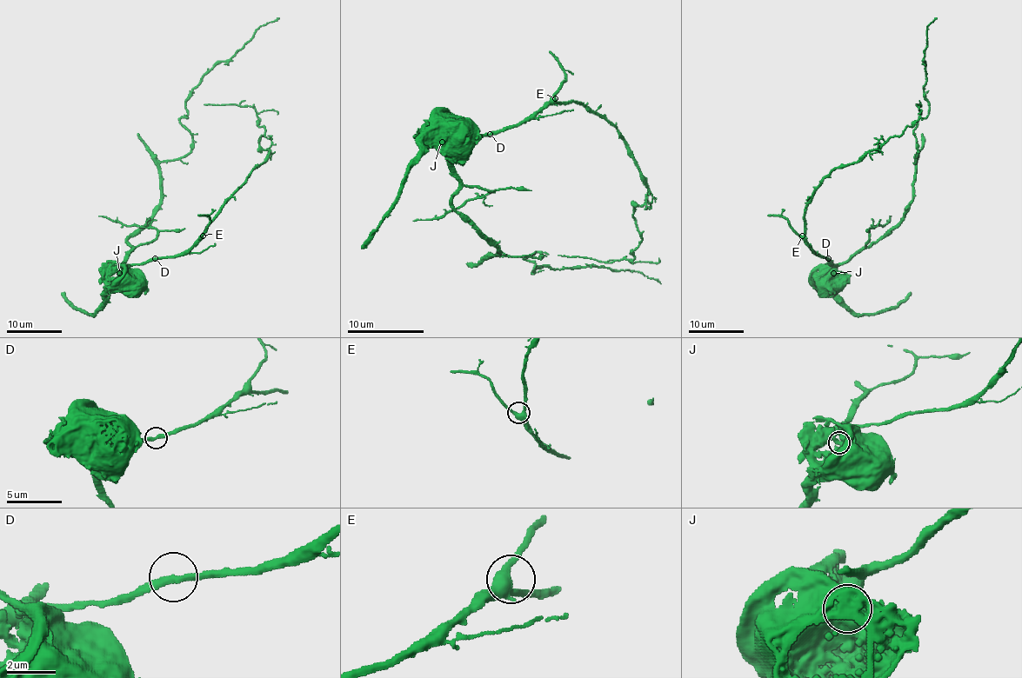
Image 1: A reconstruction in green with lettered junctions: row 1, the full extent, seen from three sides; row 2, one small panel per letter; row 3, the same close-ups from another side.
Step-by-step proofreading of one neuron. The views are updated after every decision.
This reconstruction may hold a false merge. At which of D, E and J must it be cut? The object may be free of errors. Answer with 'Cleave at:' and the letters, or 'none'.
Cleave at: J

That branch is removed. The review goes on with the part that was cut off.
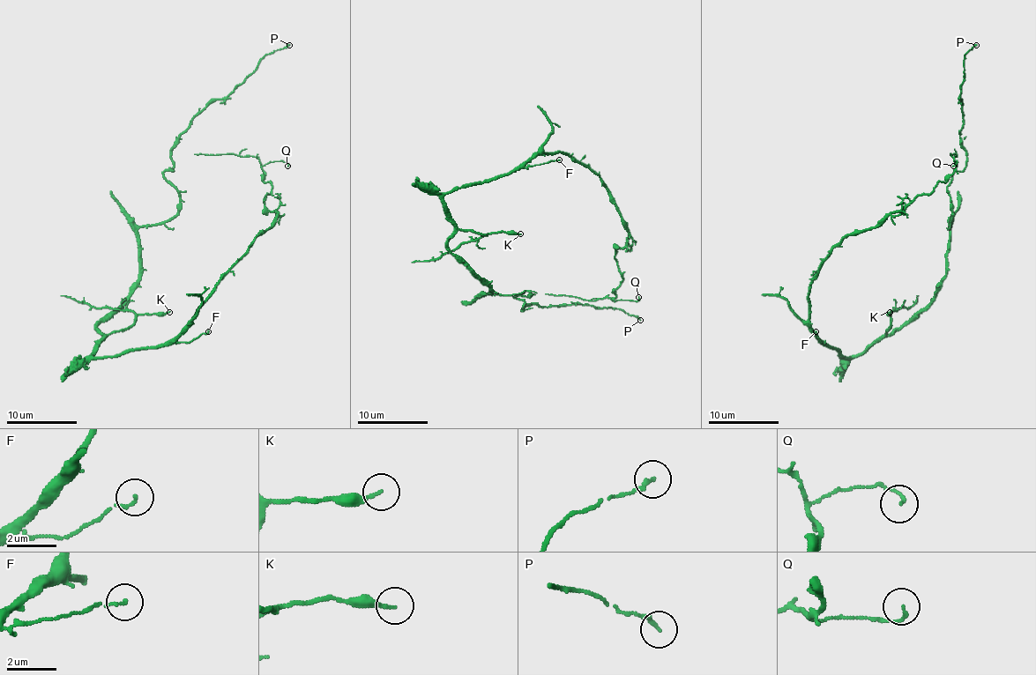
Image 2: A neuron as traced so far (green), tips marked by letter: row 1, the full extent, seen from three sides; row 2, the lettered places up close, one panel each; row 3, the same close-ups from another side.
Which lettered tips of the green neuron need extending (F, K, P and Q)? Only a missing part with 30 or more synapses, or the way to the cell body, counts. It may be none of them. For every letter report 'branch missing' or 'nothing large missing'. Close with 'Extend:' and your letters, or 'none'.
F: nothing large missing
K: nothing large missing
P: nothing large missing
Q: nothing large missing
Extend: none

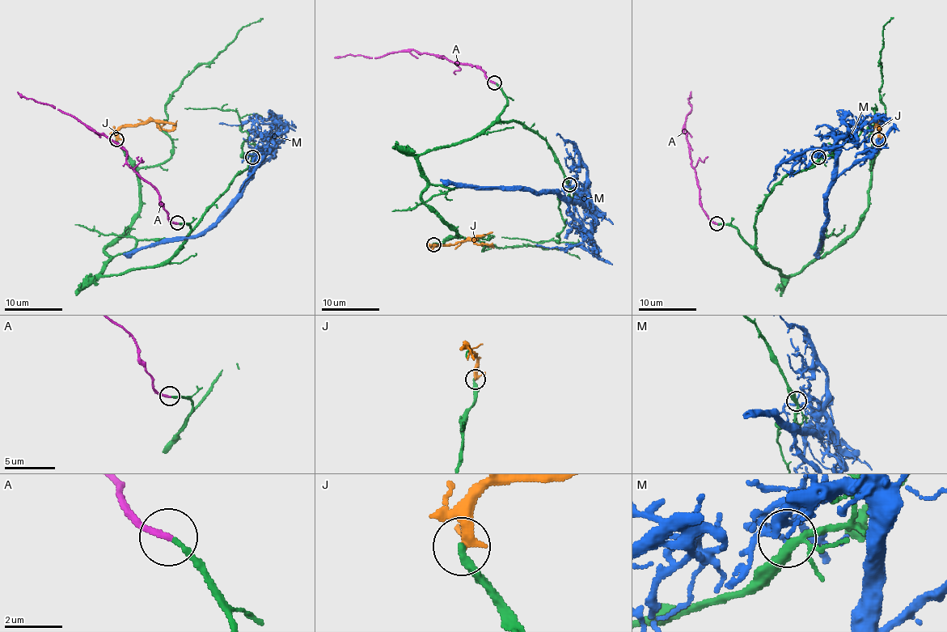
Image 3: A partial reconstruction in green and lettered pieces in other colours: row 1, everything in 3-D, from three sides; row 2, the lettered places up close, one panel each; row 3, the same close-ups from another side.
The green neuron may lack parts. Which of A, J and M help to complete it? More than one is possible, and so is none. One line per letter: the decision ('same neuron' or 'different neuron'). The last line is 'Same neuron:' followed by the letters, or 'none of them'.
A: same neuron
J: different neuron
M: different neuron
Same neuron: A

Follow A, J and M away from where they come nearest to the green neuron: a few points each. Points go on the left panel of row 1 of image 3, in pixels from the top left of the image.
A: (177, 223), (168, 218), (160, 194), (127, 163), (125, 150), (61, 111), (17, 92)
J: (116, 140), (116, 133), (122, 127), (137, 127), (154, 120), (158, 127), (171, 129), (177, 120)
M: (252, 157), (264, 148), (264, 159), (242, 194), (205, 231), (194, 236), (161, 239), (124, 255)

